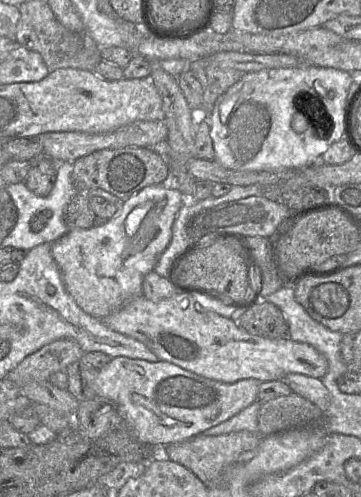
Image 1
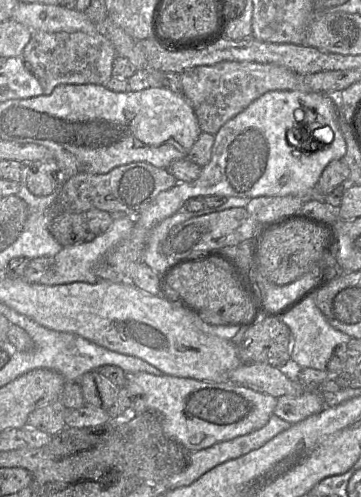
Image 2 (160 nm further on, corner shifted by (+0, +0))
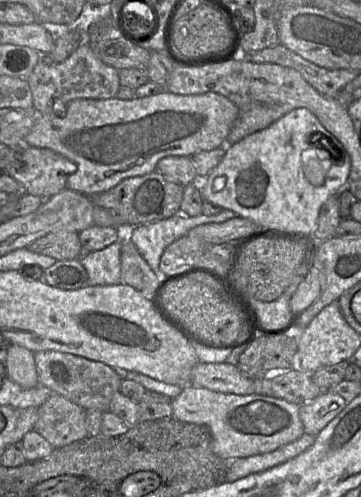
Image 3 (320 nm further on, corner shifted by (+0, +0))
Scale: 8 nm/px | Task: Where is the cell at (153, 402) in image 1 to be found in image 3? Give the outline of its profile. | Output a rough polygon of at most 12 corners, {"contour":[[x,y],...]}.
{"contour":[[194,386],[173,417],[207,426],[223,461],[304,433],[299,407]]}

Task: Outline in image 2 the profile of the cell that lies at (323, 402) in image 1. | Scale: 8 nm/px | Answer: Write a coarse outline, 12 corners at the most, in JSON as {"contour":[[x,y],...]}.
{"contour":[[240,365],[229,382],[279,398],[306,392],[297,368]]}

